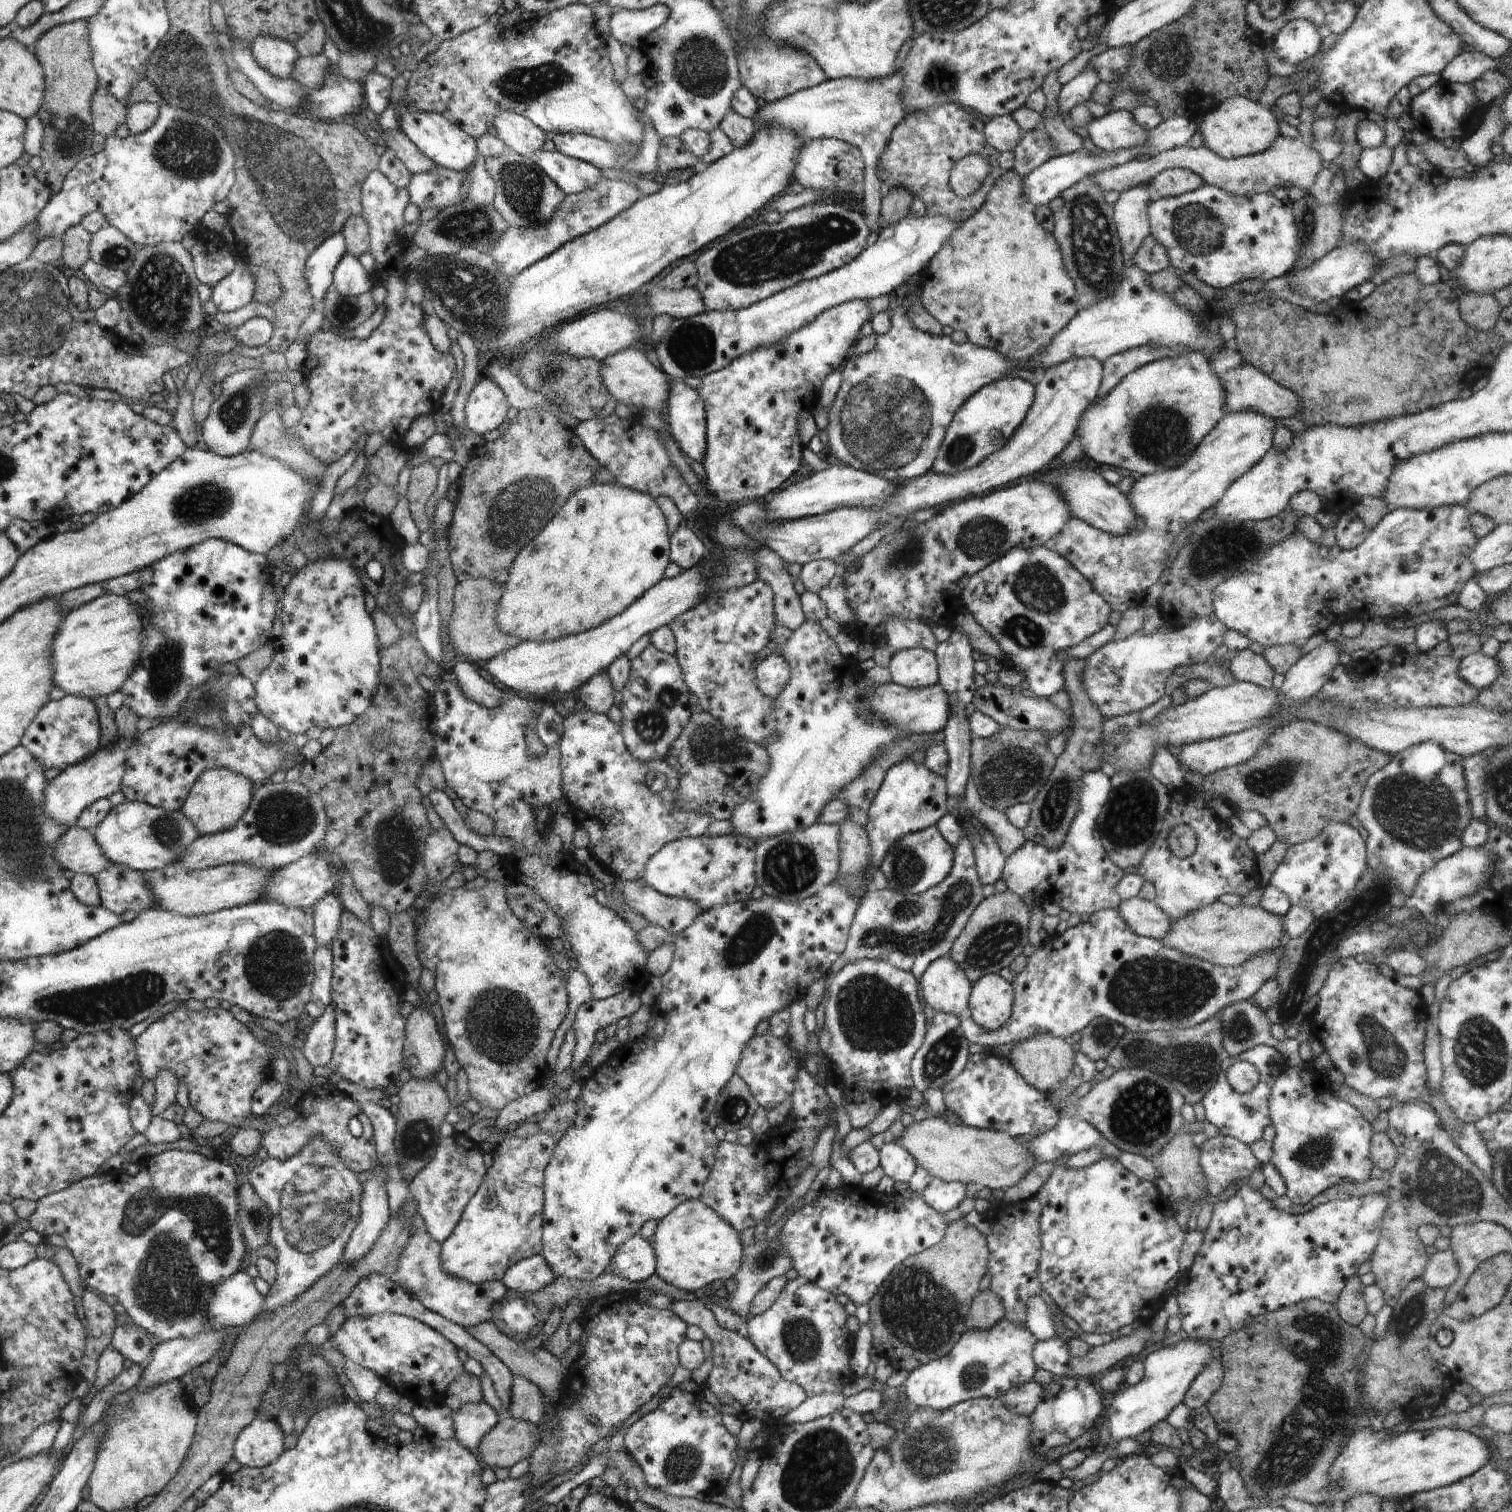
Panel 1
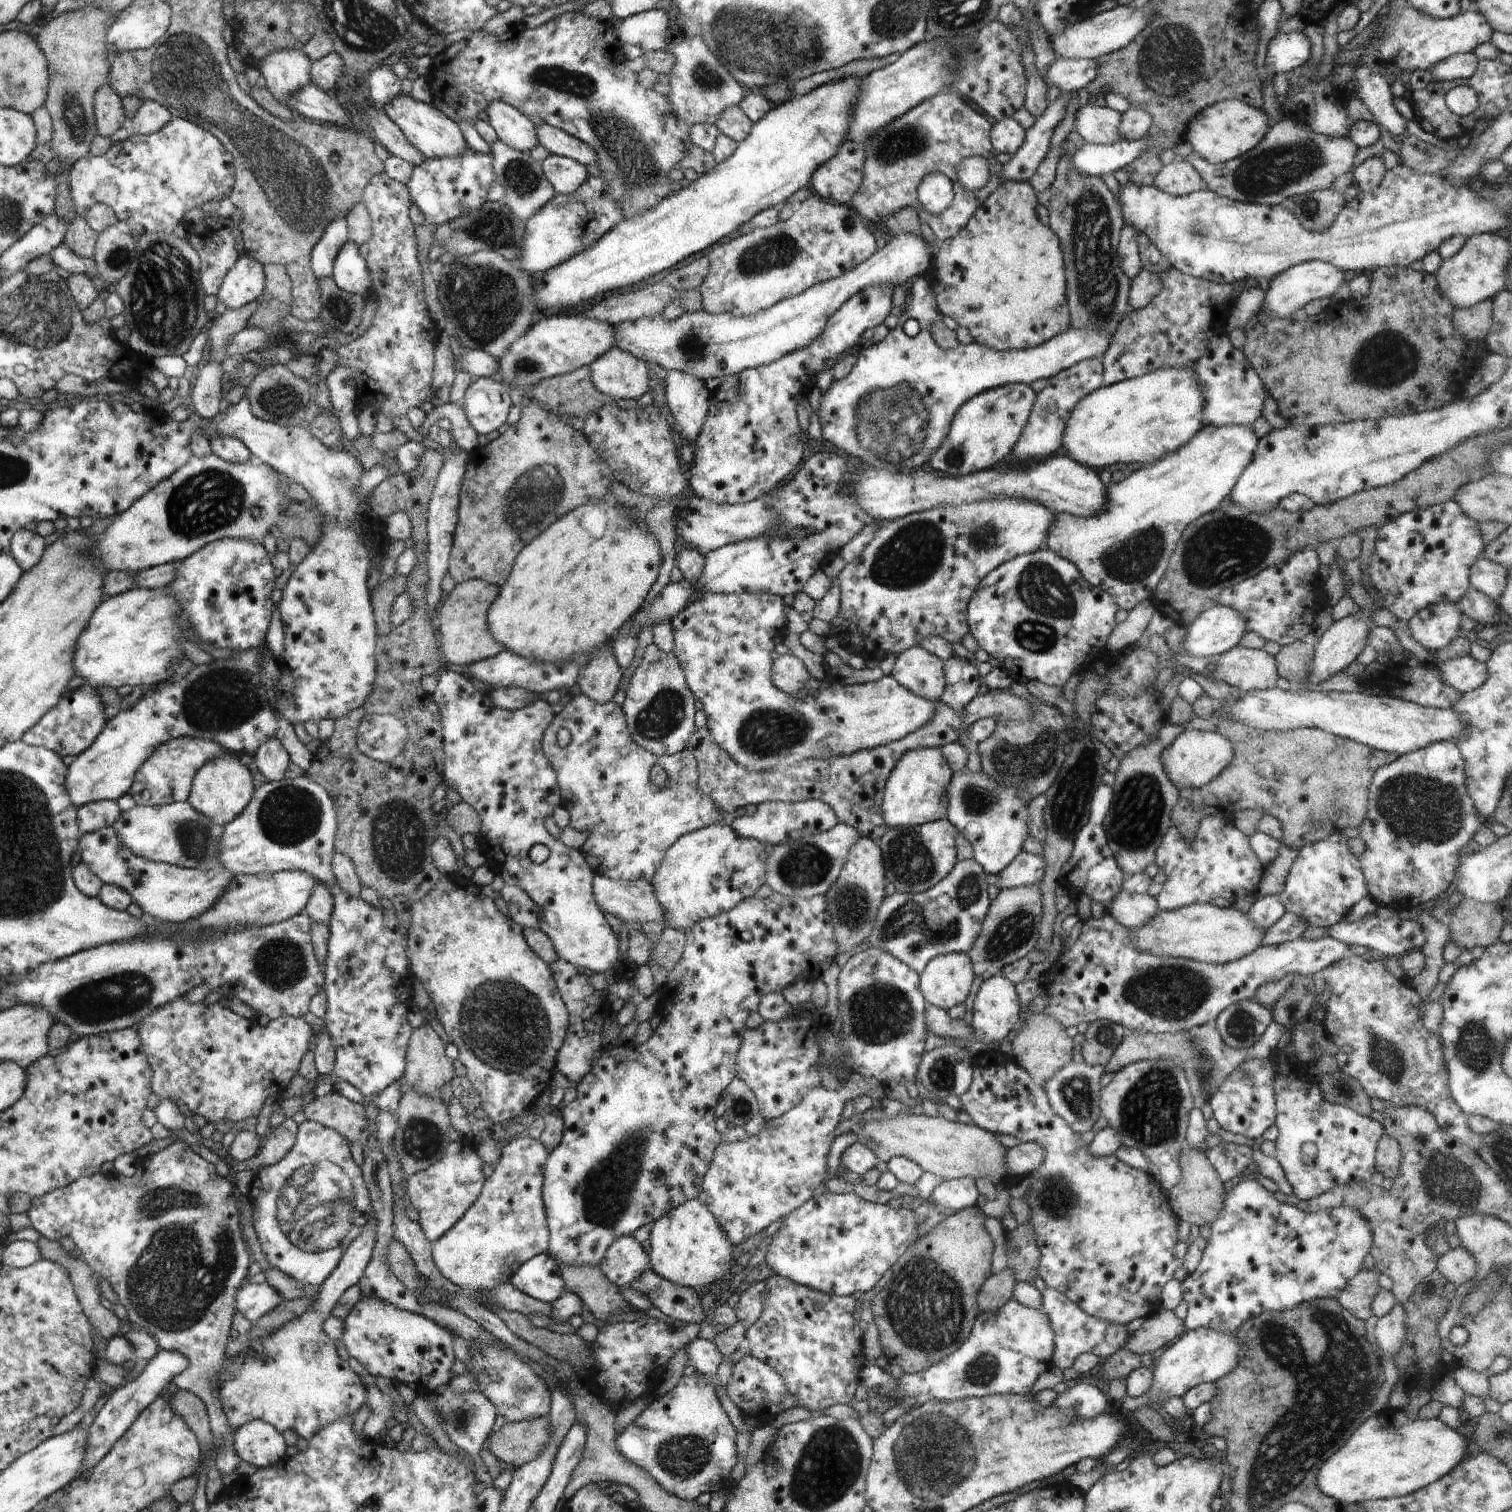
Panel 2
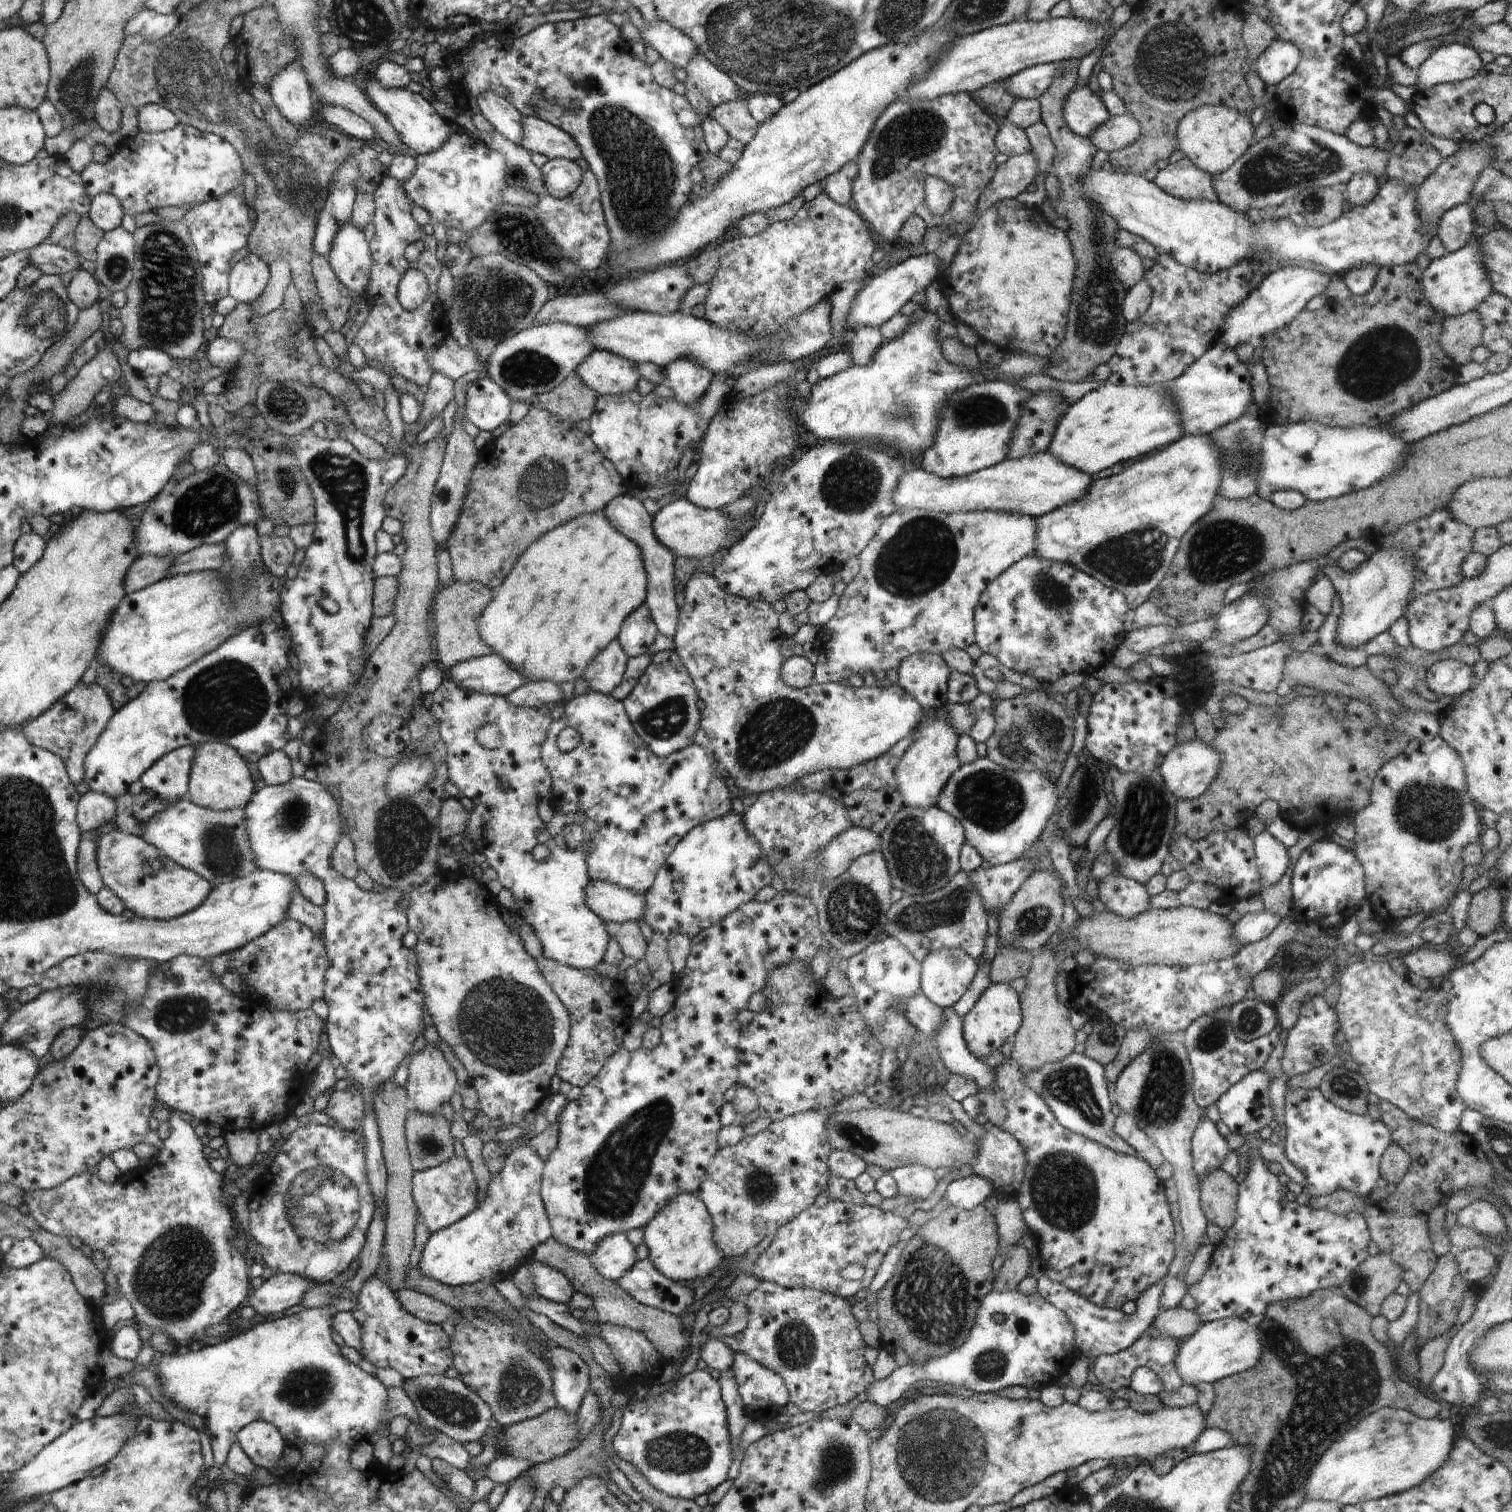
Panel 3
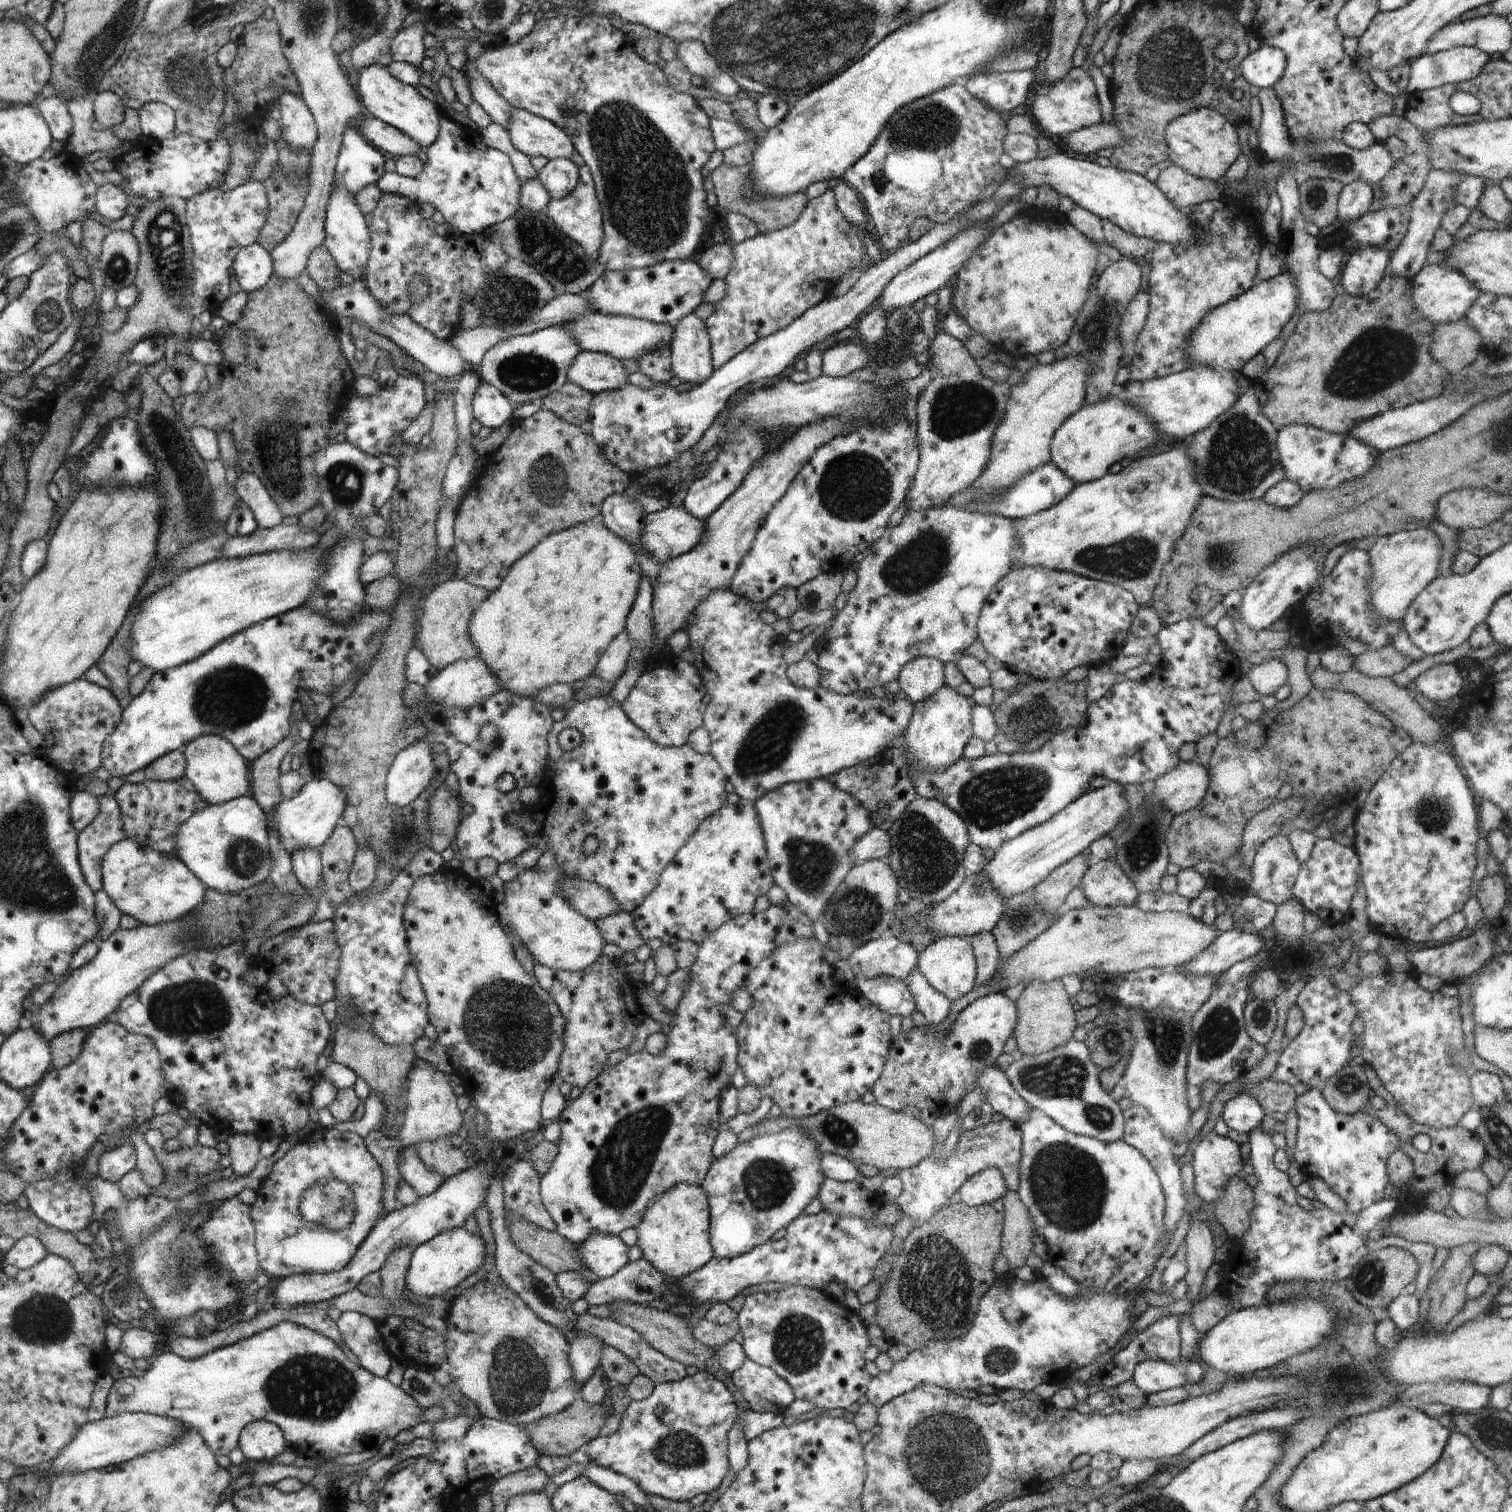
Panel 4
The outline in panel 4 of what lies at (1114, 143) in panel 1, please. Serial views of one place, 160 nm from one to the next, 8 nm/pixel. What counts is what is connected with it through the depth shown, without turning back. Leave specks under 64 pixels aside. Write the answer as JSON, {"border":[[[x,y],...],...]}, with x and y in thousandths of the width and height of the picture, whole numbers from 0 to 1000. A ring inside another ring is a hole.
{"border":[[[709,44],[704,52],[694,56],[688,52],[683,62],[685,67],[683,67],[682,77],[688,86],[696,92],[700,93],[705,89],[729,80],[724,54],[716,44]]]}

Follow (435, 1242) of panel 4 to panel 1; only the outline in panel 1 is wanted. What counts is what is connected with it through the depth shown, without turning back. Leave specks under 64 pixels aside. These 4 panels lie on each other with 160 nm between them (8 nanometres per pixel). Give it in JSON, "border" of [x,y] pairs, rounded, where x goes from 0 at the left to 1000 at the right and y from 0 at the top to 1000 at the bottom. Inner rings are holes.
{"border":[[[358,747],[349,753],[336,750],[333,752],[333,755],[325,761],[327,769],[321,775],[316,787],[311,792],[299,816],[292,824],[294,840],[299,845],[311,847],[312,849],[331,847],[336,839],[358,828],[360,774],[366,762],[368,754],[364,749]]]}

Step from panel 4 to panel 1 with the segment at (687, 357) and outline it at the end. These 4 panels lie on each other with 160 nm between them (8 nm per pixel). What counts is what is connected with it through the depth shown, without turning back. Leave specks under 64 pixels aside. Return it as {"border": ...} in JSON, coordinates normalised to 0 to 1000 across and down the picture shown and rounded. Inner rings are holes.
{"border":[[[452,251],[445,252],[440,275],[444,290],[455,304],[464,306],[468,298],[468,271],[462,259]]]}

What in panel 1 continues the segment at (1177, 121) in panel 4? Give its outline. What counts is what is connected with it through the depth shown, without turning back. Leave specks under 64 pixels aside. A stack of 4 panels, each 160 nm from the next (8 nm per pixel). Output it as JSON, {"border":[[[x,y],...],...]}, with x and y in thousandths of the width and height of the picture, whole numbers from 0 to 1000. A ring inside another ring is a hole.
{"border":[[[820,63],[814,63],[800,72],[792,84],[796,97],[809,105],[835,101],[847,90],[845,81],[839,71]]]}

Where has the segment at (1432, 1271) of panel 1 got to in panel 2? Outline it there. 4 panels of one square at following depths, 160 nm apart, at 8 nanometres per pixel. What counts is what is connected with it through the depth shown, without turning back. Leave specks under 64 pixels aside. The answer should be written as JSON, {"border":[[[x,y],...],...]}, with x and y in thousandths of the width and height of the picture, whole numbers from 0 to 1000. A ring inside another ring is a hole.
{"border":[[[967,825],[959,826],[950,832],[950,839],[952,844],[955,844],[959,849],[964,852],[978,845],[978,839],[976,837],[975,831]]]}

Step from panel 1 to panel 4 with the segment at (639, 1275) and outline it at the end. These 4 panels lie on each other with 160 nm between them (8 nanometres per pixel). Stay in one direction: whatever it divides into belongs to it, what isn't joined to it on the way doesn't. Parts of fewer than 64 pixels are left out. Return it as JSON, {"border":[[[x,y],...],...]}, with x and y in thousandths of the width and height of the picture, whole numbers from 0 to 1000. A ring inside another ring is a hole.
{"border":[[[394,815],[382,824],[384,835],[396,846],[407,843],[415,835],[416,825],[409,817]]]}

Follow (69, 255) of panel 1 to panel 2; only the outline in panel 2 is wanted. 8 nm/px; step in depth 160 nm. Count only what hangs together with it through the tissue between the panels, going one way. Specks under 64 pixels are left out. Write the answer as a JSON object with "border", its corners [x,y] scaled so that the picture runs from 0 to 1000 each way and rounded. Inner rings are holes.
{"border":[[[55,142],[50,143],[44,149],[44,158],[42,161],[50,169],[57,171],[63,169],[63,162],[65,161],[65,155],[58,148]]]}

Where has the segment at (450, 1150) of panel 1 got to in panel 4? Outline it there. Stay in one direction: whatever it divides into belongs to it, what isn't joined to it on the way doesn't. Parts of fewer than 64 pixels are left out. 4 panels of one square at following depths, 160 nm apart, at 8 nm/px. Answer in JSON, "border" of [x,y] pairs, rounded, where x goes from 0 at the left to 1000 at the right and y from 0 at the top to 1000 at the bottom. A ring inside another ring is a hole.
{"border":[[[273,757],[267,759],[265,762],[263,772],[264,772],[265,779],[272,784],[277,792],[286,790],[295,780],[293,778],[286,776],[282,772]]]}

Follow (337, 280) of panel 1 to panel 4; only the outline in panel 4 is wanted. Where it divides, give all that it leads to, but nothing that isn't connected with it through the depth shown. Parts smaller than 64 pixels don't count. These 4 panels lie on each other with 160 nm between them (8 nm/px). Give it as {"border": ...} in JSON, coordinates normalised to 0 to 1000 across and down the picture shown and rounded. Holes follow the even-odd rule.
{"border":[[[228,122],[220,123],[219,126],[218,132],[216,135],[214,162],[216,163],[226,181],[231,181],[234,185],[241,184],[242,174],[245,168],[245,156],[241,142],[235,133],[235,129]]]}

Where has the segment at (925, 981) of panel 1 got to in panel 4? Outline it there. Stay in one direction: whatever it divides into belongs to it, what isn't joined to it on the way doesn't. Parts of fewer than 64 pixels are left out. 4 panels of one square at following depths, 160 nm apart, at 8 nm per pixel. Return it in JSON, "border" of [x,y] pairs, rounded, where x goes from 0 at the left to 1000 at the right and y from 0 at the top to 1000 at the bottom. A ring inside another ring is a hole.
{"border":[[[622,620],[616,622],[606,632],[606,641],[614,651],[628,661],[636,660],[646,651],[646,639],[644,626],[640,620]]]}

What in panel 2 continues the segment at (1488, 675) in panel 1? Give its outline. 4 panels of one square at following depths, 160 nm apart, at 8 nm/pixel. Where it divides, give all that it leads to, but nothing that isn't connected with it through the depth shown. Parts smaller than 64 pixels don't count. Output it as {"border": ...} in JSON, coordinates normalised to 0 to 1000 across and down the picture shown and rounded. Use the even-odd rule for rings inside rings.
{"border":[[[973,433],[958,437],[951,440],[954,451],[964,456],[966,459],[979,455],[984,448],[983,438],[979,438]]]}

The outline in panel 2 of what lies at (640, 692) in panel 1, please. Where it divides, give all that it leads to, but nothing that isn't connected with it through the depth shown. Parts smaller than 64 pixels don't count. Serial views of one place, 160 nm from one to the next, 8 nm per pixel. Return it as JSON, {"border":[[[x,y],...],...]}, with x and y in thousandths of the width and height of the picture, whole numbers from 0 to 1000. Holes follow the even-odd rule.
{"border":[[[430,426],[426,430],[425,438],[421,442],[414,456],[414,463],[411,468],[414,472],[418,490],[434,500],[452,497],[459,483],[461,483],[459,481],[459,460],[452,451],[453,446],[445,431],[438,431],[434,426]]]}

